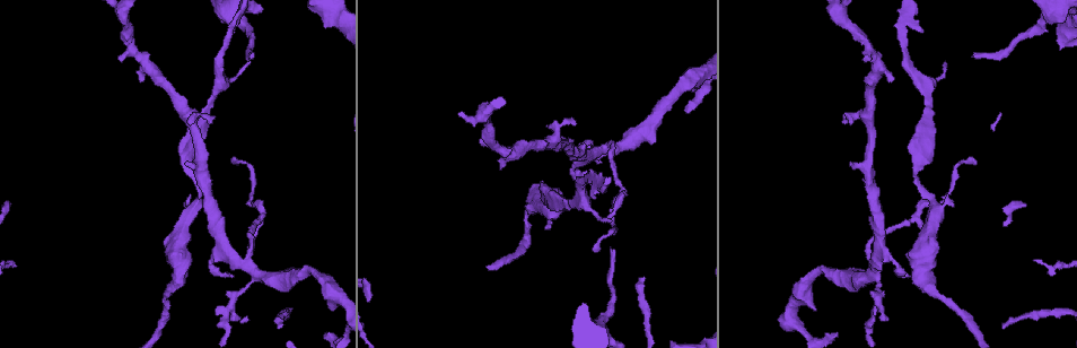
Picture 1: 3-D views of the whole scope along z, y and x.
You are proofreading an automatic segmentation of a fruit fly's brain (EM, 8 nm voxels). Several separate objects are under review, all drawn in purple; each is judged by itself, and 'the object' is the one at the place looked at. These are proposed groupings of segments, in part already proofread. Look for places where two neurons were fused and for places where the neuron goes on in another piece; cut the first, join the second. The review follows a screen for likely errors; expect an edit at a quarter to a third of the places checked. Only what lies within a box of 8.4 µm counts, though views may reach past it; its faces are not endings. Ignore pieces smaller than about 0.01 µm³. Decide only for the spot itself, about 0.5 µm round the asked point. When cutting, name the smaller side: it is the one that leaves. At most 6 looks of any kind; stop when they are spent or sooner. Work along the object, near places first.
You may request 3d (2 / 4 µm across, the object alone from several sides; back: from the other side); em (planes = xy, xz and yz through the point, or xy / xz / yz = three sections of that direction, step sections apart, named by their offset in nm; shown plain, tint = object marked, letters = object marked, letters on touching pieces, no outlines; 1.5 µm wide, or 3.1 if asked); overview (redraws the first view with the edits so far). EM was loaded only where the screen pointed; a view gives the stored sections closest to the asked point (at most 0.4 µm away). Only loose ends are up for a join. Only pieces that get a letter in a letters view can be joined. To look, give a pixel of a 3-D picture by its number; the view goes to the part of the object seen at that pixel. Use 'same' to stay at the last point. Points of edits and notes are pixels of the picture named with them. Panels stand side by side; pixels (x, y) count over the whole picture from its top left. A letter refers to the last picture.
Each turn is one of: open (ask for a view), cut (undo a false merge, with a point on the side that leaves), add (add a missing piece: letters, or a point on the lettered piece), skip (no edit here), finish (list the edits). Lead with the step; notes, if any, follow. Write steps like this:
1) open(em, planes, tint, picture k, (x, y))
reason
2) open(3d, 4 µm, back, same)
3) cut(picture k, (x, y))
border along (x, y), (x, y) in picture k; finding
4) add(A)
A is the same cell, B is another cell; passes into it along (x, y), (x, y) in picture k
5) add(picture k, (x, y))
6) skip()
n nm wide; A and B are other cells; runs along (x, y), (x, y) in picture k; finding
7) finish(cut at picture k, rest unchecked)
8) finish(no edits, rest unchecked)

open(em, planes, tint, picture 1, (252, 52))
free end

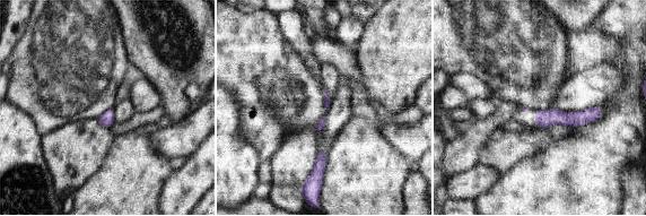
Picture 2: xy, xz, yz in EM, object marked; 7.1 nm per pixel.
open(em, planes, letters, same)
what lies round it

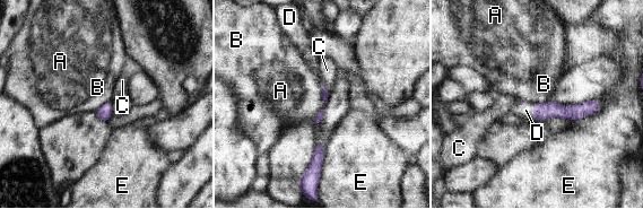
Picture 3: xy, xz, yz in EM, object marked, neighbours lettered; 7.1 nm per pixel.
add(picture 3, (526, 110))
D is the same cell, A, B, C and E are other cells; passes into it along (541, 111), (533, 112), (526, 110) in picture 3; the neuron continues

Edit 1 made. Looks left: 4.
open(em, xy, step 4, letters, picture 1, (216, 116))

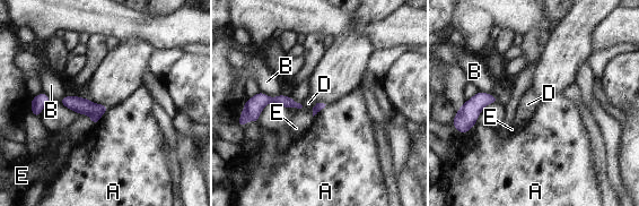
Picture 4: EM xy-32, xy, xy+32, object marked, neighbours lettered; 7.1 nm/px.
open(em, planes, letters, same)
cut it another way

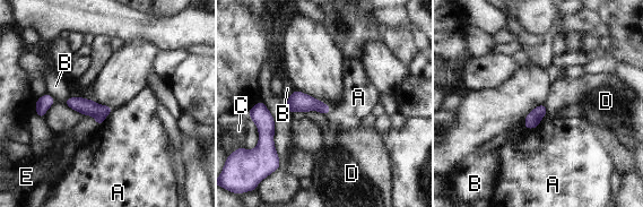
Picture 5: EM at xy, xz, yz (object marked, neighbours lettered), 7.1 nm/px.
skip()
A touches over 200 nm; A, B, C, D and E are other cells; border along (546, 113), (536, 127), (524, 129) in picture 5; no lettered piece goes on from it

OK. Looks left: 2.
open(em, xz, step 8, letters, picture 1, (183, 205))
stops while still wide

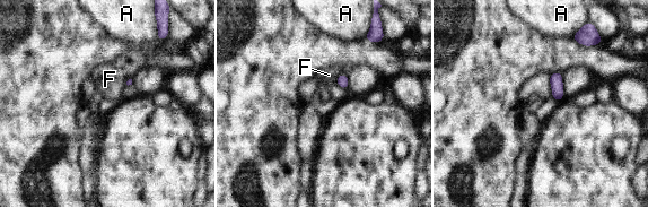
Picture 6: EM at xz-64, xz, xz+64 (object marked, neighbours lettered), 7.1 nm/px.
skip()
A and F are other cells; no lettered piece goes on from it

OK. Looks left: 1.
finish(add at picture 3, rest unchecked)

